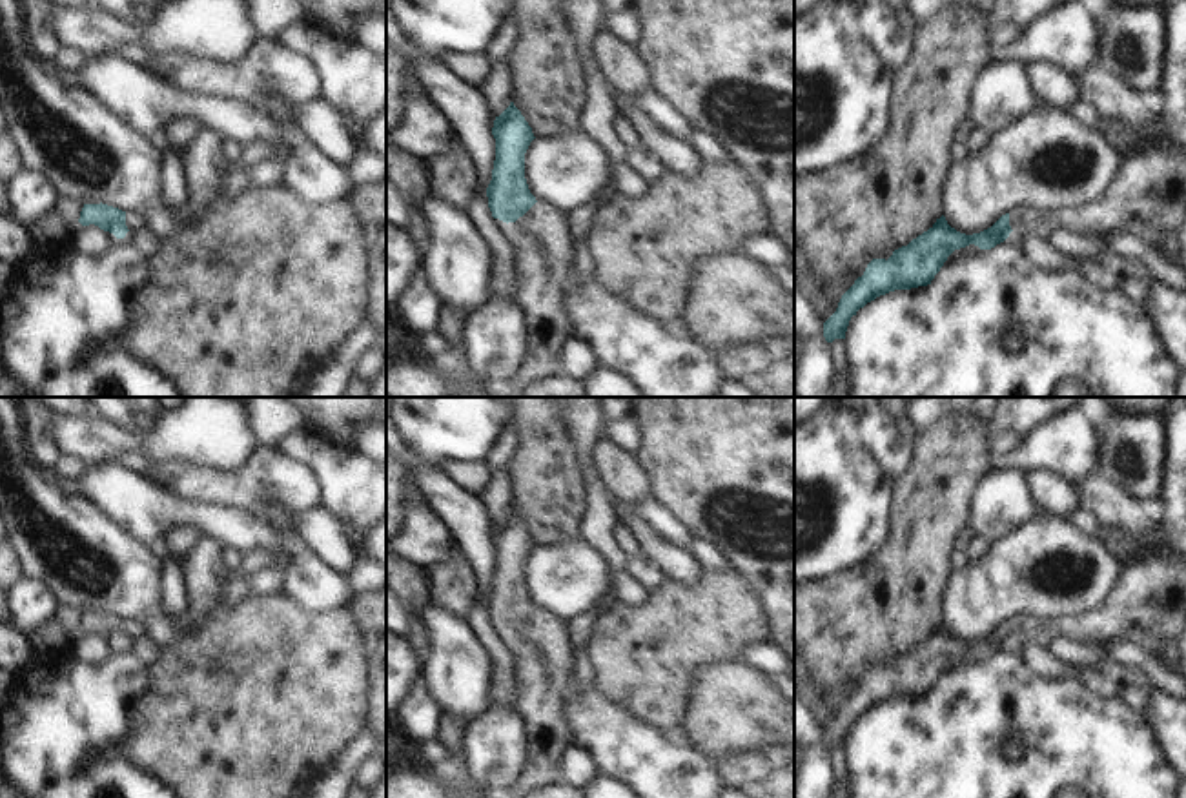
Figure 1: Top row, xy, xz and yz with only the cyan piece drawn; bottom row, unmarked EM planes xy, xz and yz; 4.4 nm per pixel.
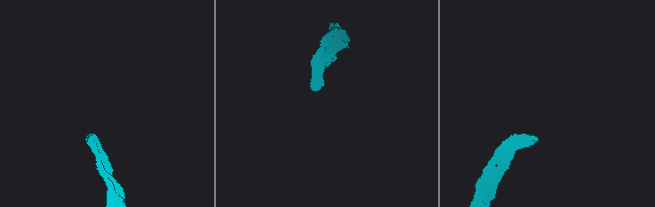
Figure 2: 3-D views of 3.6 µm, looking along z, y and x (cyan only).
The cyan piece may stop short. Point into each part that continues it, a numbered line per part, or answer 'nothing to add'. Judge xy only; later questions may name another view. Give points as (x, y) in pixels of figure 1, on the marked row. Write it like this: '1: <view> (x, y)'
1: xy (133, 221).

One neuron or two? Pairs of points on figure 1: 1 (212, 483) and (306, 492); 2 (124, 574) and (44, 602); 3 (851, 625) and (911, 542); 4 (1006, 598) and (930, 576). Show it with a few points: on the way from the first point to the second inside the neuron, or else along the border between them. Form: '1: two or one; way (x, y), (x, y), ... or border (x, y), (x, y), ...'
1: one; way (235, 483), (252, 483), (259, 476), (283, 481)
2: two; border (22, 576), (39, 580), (59, 602)
3: one; way (871, 605), (873, 585), (897, 562)
4: two; border (955, 571), (944, 594), (942, 622)

